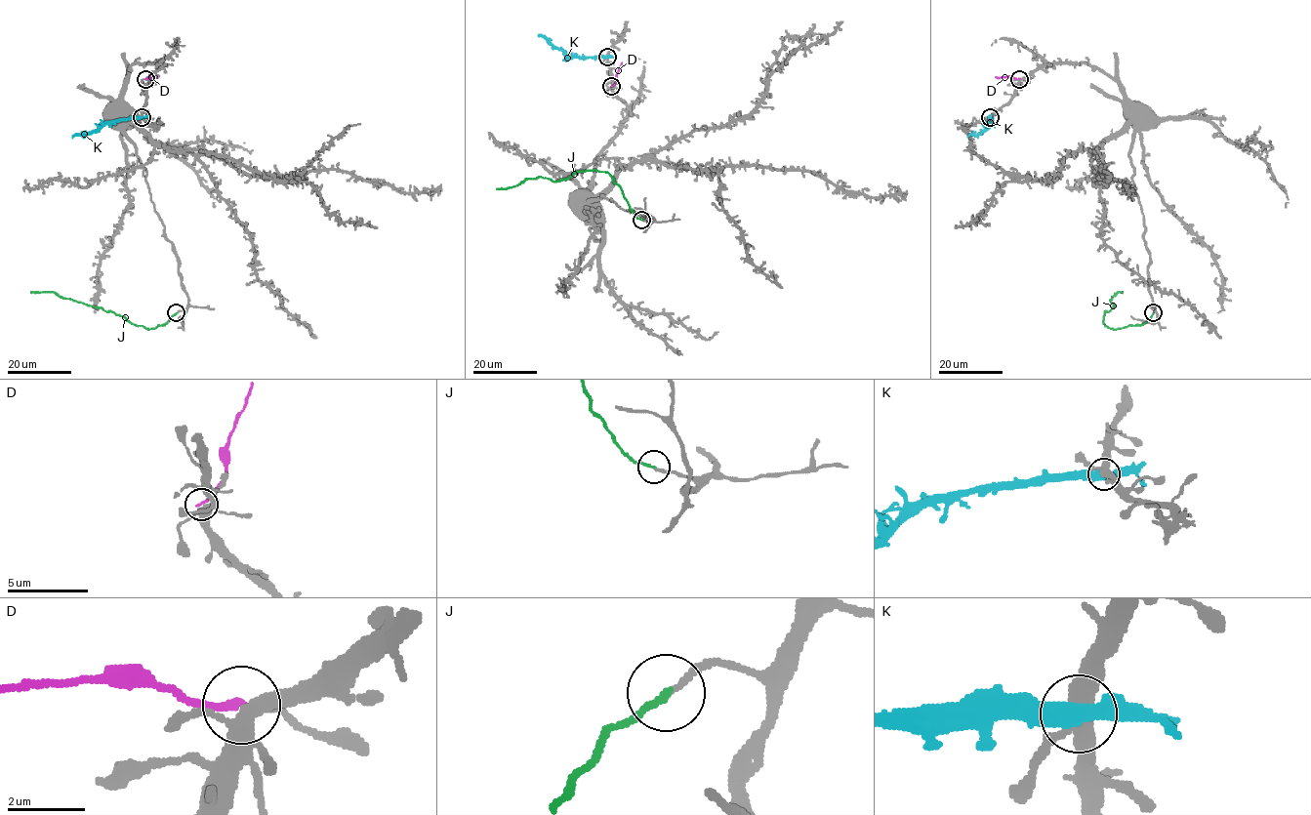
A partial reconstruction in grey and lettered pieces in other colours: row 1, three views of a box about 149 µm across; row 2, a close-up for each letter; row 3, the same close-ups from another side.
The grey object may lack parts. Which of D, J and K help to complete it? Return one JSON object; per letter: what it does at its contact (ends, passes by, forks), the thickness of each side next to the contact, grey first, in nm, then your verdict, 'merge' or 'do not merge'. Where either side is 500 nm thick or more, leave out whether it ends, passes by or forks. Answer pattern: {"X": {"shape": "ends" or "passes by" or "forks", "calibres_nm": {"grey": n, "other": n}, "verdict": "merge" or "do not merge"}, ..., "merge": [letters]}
{"D": {"shape": "ends", "calibres_nm": {"grey": 360, "other": 190}, "verdict": "do not merge"}, "J": {"shape": "ends", "calibres_nm": {"grey": 160, "other": 170}, "verdict": "merge"}, "K": {"shape": "passes by", "calibres_nm": {"grey": 360, "other": 460}, "verdict": "do not merge"}, "merge": ["J"]}

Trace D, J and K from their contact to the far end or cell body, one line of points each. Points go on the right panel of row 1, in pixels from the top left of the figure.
D: (1019, 79), (996, 76)
J: (1153, 312), (1141, 324), (1119, 329), (1105, 325), (1104, 312), (1114, 305), (1109, 301), (1122, 291)
K: (990, 117), (990, 123), (981, 132), (968, 138)

